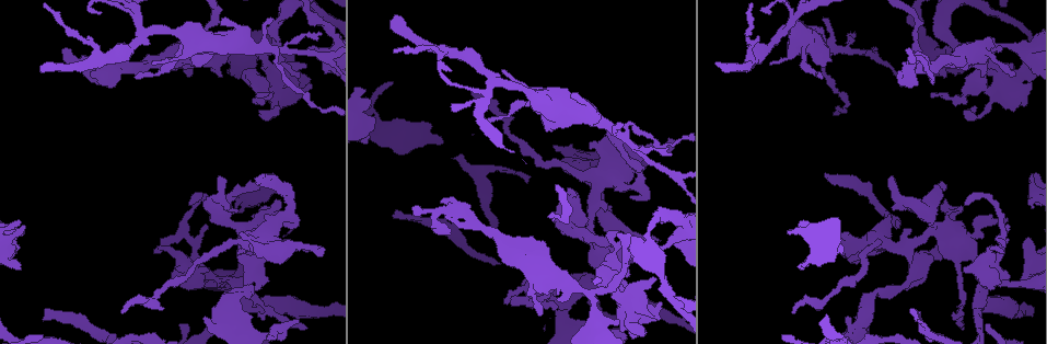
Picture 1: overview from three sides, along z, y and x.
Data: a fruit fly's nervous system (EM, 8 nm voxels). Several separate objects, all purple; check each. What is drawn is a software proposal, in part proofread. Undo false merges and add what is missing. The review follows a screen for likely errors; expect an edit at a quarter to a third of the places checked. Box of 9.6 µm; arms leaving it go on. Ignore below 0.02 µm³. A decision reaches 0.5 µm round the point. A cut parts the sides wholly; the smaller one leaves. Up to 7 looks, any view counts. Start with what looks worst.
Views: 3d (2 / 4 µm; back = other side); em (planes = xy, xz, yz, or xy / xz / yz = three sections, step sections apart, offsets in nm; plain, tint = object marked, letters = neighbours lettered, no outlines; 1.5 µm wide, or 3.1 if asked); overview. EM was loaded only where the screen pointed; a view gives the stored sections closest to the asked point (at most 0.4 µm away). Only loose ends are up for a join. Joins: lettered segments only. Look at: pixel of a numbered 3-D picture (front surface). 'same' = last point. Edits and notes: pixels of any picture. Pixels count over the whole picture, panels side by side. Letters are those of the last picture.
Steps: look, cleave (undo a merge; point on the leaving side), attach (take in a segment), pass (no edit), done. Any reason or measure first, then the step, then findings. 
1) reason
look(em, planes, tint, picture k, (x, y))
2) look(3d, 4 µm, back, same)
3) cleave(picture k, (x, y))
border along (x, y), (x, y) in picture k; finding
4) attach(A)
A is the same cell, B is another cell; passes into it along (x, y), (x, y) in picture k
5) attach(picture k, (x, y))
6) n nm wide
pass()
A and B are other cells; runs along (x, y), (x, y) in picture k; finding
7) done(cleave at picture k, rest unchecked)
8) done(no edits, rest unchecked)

abrupt turn
look(3d, 2 µm, picture 1, (589, 297))

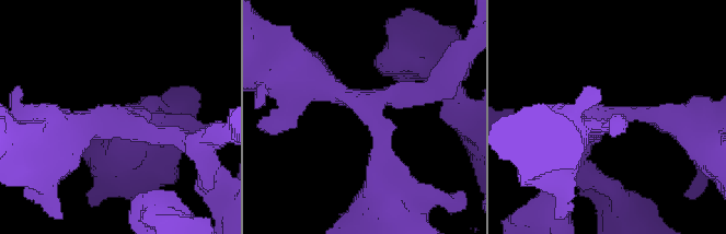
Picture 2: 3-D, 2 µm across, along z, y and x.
now the EM
look(em, xz, step 8, tint, picture 2, (602, 115))

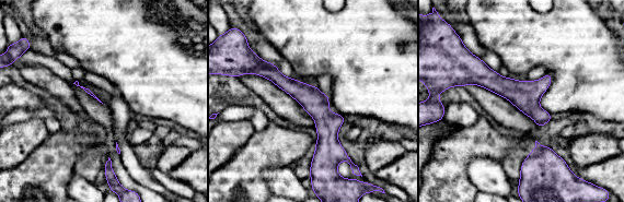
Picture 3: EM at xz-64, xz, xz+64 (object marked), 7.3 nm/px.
another direction
look(em, planes, letters, same)

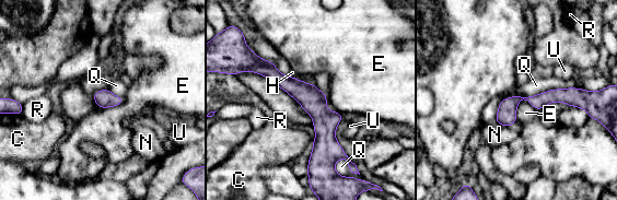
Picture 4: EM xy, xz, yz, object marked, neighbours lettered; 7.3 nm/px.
pass()
C, E, H, N, Q, R and U are other cells; border along (581, 87), (549, 89), (523, 97) in picture 4; one neuron here

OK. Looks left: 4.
thick turns thin
look(3d, 4 µm, back, picture 1, (885, 217))

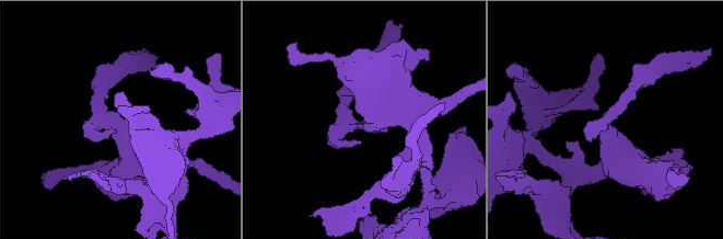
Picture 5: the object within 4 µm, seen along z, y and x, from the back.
shape alone is not enough
look(em, xz, step 4, letters, picture 5, (103, 117))

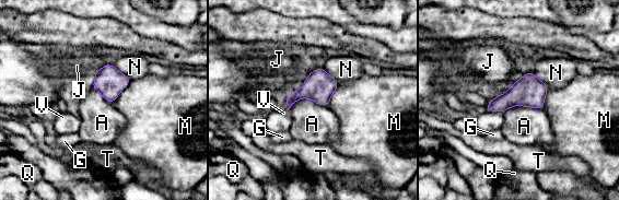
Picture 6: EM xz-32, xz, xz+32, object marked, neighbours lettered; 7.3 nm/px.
120 nm wide
pass()
A, G, J, M, N, Q, T and V are other cells; border along (327, 107), (302, 97), (288, 109) in picture 6; one neuron here

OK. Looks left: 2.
tapers out
look(3d, 4 µm, picture 1, (826, 173))

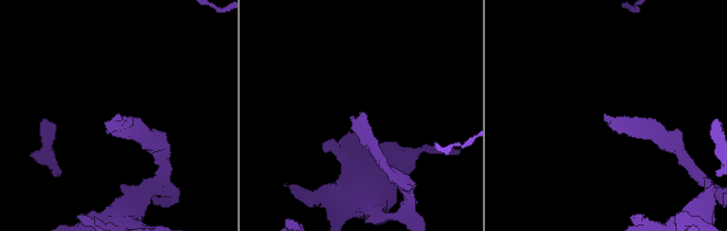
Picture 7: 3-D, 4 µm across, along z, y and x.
look(em, planes, letters, picture 7, (120, 117))

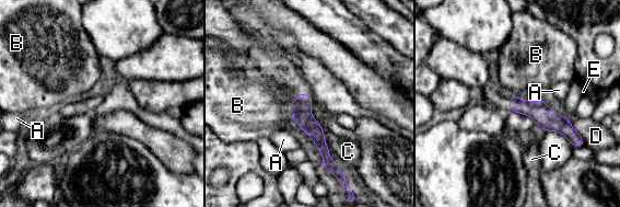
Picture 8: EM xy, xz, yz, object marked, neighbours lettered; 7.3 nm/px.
pass()
A, B, C, D and E are other cells; none of them fits

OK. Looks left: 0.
done(no edits, rest unchecked)

